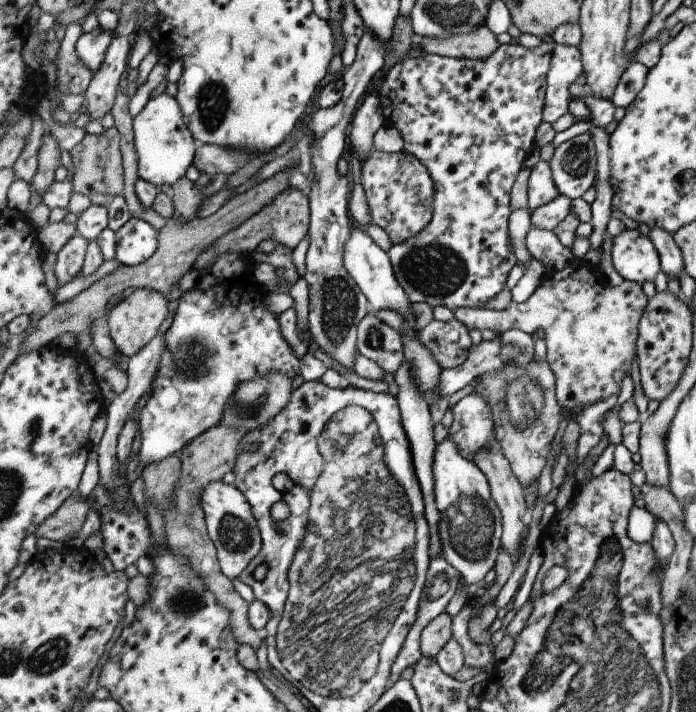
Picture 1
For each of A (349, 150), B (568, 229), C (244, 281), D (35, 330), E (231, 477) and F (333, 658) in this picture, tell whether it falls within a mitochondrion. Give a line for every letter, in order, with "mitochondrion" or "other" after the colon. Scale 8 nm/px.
A: other
B: other
C: other
D: other
E: other
F: mitochondrion

